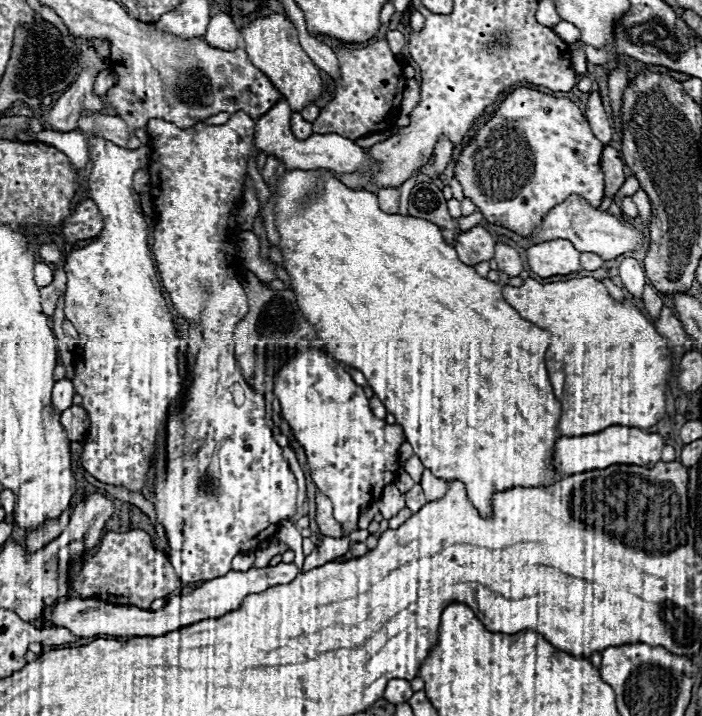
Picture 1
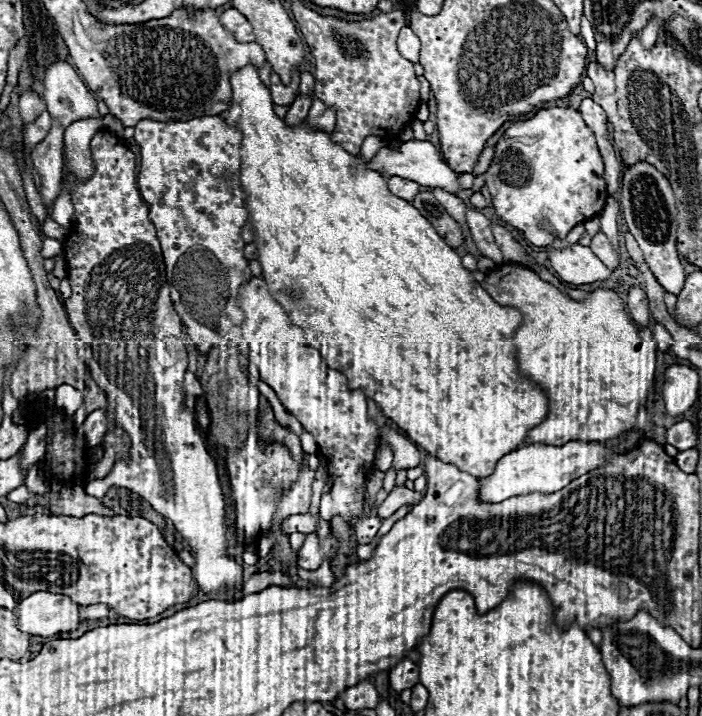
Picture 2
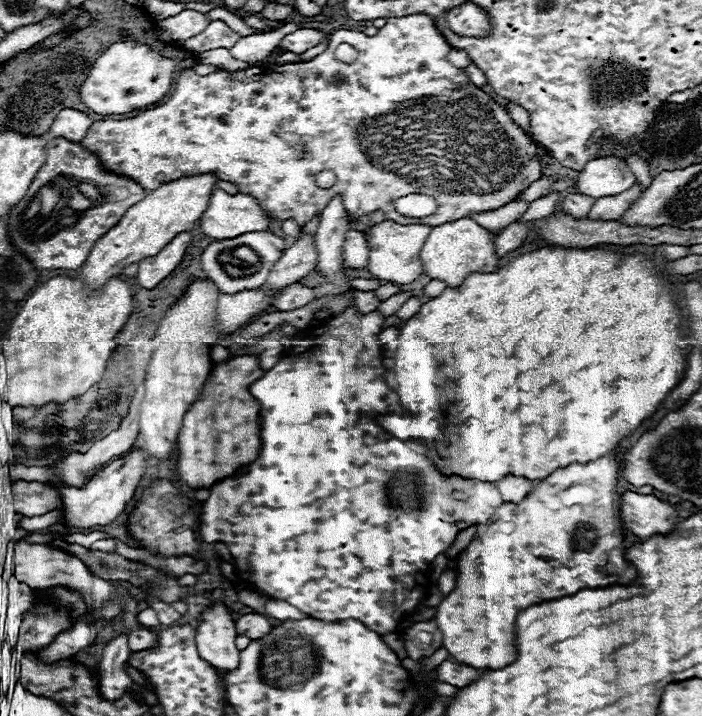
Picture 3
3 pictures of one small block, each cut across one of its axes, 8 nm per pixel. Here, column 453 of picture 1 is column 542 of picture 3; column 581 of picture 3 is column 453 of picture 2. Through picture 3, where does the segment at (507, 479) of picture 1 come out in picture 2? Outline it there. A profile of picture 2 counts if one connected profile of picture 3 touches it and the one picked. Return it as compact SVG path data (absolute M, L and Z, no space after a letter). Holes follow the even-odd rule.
M244 66L236 74L232 74L232 106L228 108L226 122L232 126L238 126L242 130L242 166L240 166L240 184L248 198L248 212L250 222L256 232L256 248L258 248L258 262L262 266L262 276L268 284L268 290L276 302L288 312L290 322L294 326L300 326L308 338L308 342L320 350L323 360L328 362L330 368L340 370L348 378L348 386L352 390L360 388L366 396L370 396L382 410L384 416L388 416L398 428L406 430L408 438L422 446L428 454L438 456L442 462L452 462L460 470L476 476L486 478L494 472L496 462L518 448L528 432L538 426L548 416L548 396L546 392L536 386L532 380L522 376L518 372L516 352L510 344L518 328L522 326L522 314L516 308L500 306L494 302L488 292L474 280L472 272L468 272L460 256L454 248L450 248L442 236L436 234L434 226L406 200L396 198L390 194L386 180L372 170L366 170L362 158L348 154L340 144L334 144L330 140L328 132L318 132L308 128L306 122L300 126L286 126L284 120L280 120L274 114L274 102L270 98L270 90L260 82L258 70L254 66Z

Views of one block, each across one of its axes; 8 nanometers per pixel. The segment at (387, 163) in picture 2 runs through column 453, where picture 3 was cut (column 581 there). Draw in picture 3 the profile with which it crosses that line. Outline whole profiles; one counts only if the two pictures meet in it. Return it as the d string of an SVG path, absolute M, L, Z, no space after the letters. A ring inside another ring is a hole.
M598 156L586 162L586 166L578 172L576 188L580 194L602 198L616 196L628 190L636 182L636 176L630 172L626 162L616 156Z

